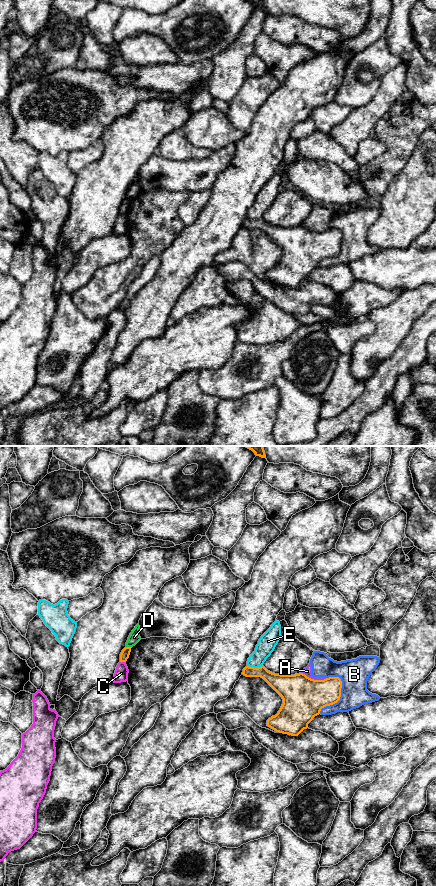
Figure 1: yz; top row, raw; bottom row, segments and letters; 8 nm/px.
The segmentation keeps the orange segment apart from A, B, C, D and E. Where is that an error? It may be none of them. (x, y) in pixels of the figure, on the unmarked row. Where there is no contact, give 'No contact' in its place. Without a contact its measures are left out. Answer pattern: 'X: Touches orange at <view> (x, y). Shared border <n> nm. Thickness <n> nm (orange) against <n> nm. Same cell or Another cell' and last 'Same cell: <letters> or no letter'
A: Touches orange at yz (313, 231). Shared border 200 nm. Thickness 340 nm (orange) against 70 nm. Another cell
B: Touches orange at yz (339, 251). Shared border 340 nm. Thickness 280 nm (orange) against 240 nm. Another cell
C: Touches orange at yz (122, 213). Shared border 40 nm. Thickness 70 nm (orange) against 110 nm. Another cell
D: Touches orange at yz (129, 199). Shared border 50 nm. Thickness 70 nm (orange) against 90 nm. Another cell
E: Touches orange at yz (255, 220). Shared border 130 nm. Thickness 150 nm (orange) against 140 nm. Another cell
Same cell: no letter

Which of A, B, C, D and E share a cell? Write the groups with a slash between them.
A B / C / D / E

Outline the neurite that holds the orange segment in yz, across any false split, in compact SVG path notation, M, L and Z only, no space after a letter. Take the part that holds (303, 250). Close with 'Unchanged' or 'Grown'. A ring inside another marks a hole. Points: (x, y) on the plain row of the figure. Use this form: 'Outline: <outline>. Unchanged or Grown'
Outline: M246 218L242 226L263 230L282 249L280 262L267 272L267 278L283 286L298 288L322 260L337 255L341 249L342 233L339 229L314 232L303 225L275 226L264 218Z. Unchanged

